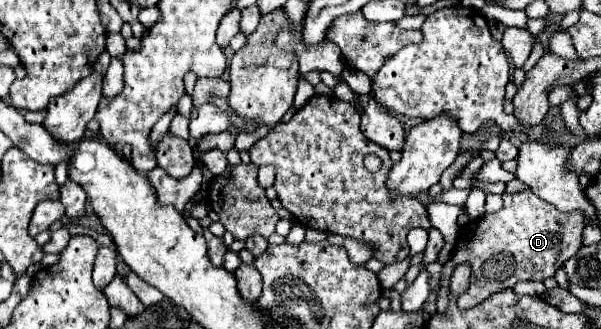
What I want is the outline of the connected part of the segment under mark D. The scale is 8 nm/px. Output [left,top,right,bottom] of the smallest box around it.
[442,190,584,310]

